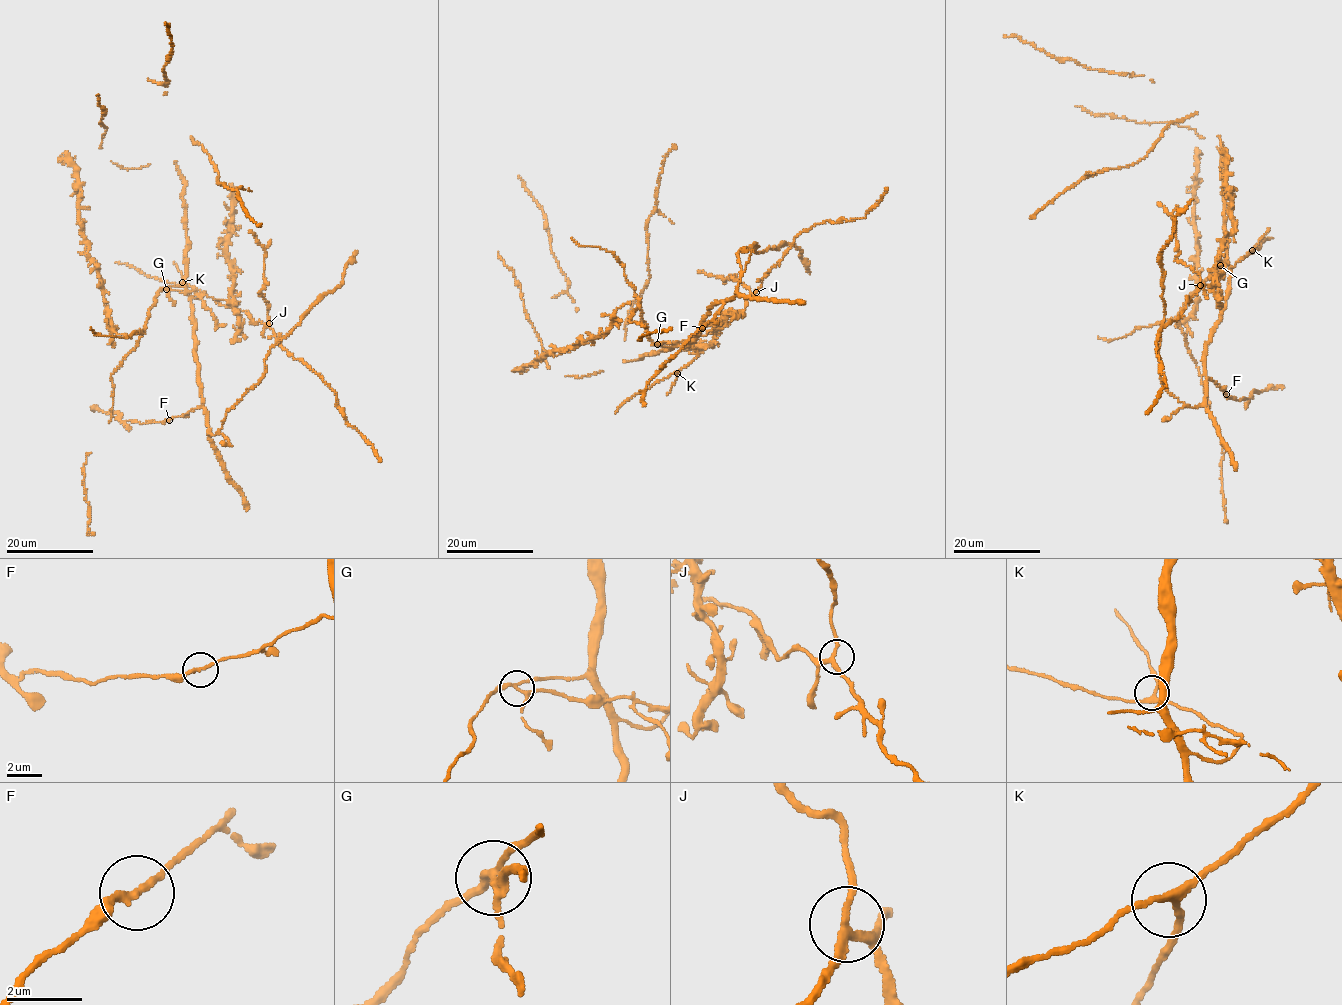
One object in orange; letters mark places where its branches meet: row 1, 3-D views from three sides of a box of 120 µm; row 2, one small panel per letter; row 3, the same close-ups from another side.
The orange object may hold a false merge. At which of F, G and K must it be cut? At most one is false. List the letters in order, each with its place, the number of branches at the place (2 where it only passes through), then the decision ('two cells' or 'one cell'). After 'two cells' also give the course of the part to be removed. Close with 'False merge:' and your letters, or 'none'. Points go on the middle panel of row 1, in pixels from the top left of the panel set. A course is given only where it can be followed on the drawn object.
F: at (702, 328); 2 branches meet; one cell
G: at (657, 344); 4 branches meet; two cells; foreign part runs (657, 343), (690, 342), (722, 328), (746, 305), (762, 279), (805, 230), (825, 221), (862, 218), (886, 188)
K: at (677, 373); 3 branches meet; one cell
False merge: G

